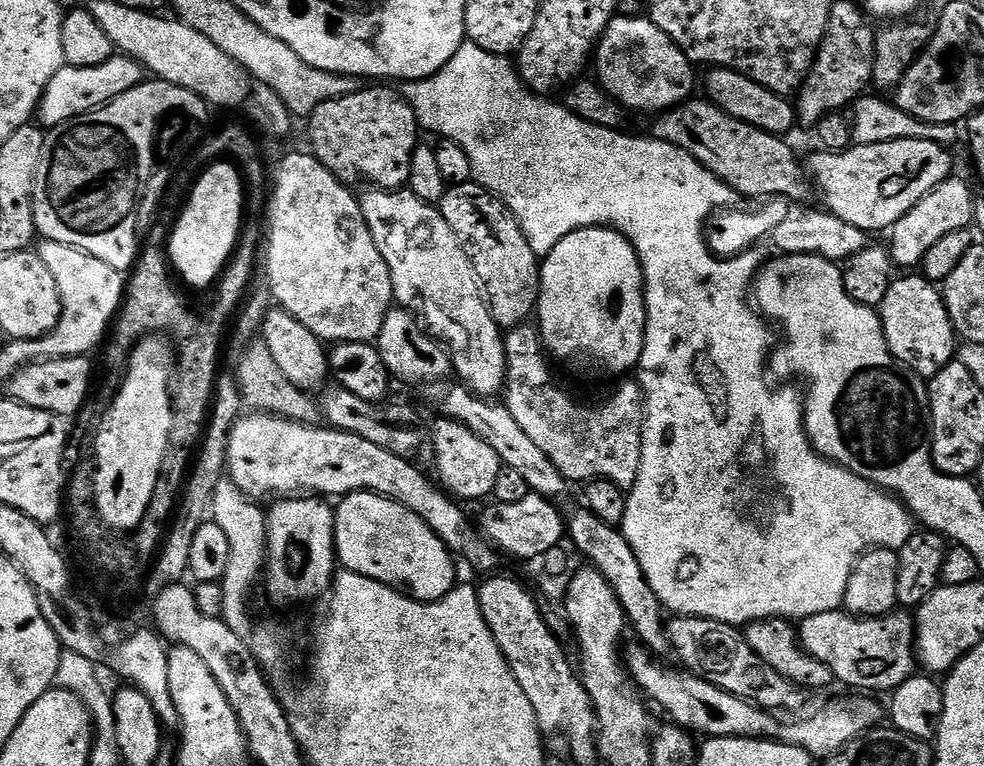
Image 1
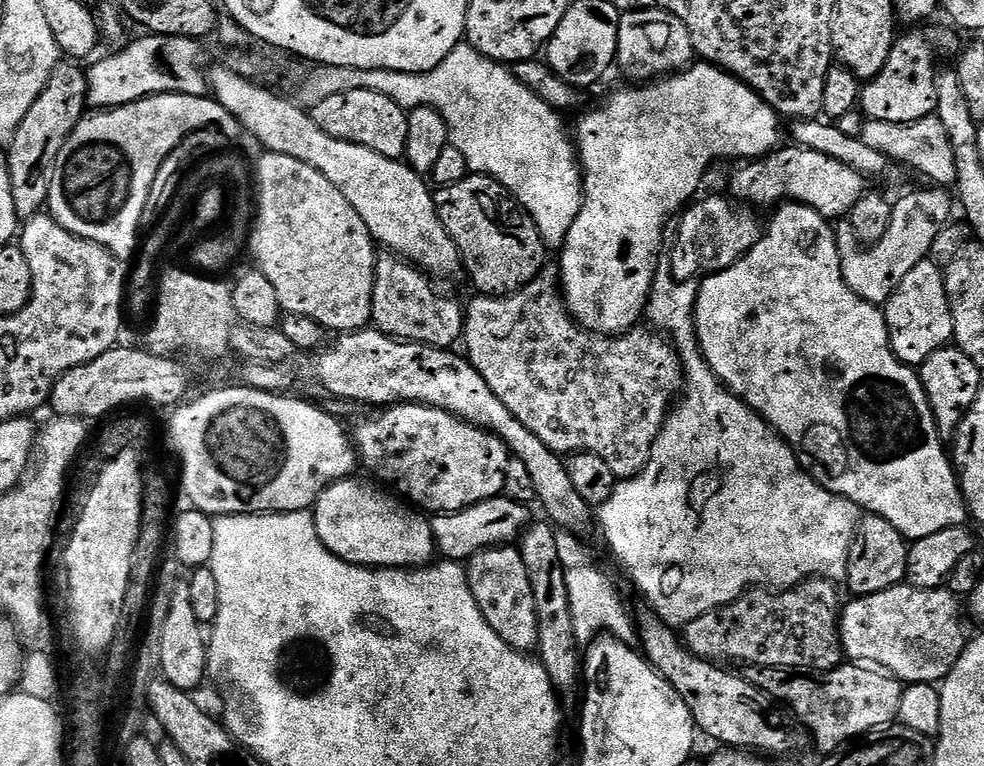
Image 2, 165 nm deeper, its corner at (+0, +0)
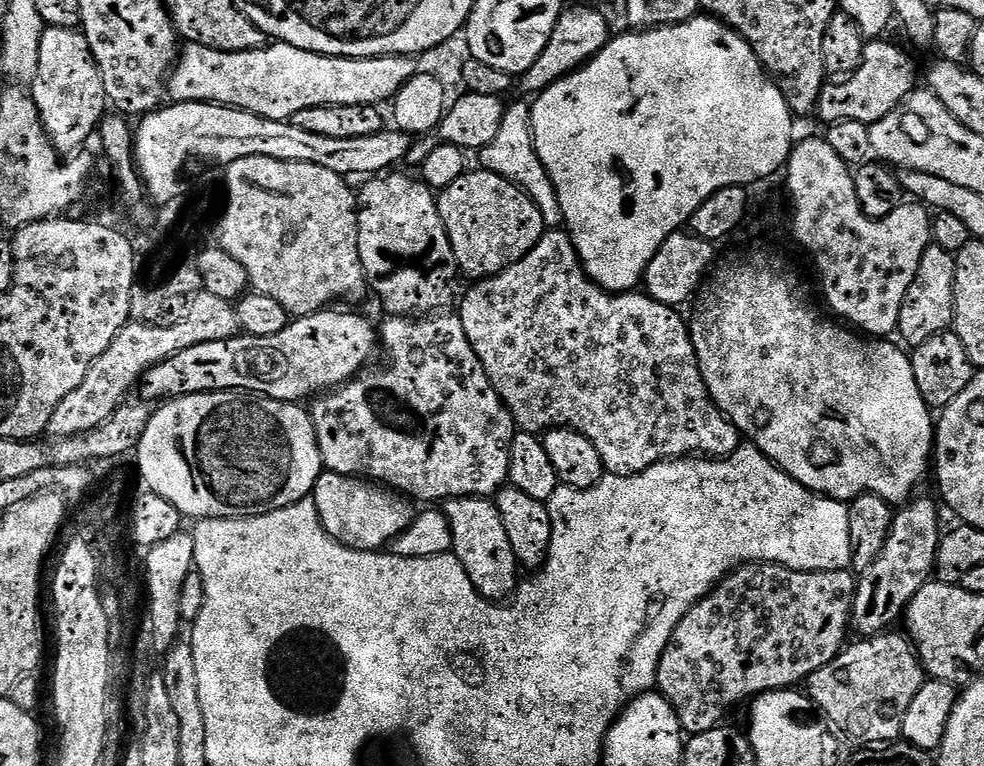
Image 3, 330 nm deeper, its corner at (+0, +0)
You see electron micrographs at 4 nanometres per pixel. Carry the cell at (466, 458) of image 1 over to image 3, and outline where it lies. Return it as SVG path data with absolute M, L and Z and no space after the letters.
M441 310L435 314L429 314L426 316L388 316L385 319L385 324L382 323L378 328L378 336L382 341L382 352L388 355L388 361L385 364L375 366L369 366L360 373L359 376L348 381L347 384L335 389L329 390L313 399L310 404L310 415L312 417L312 425L316 431L316 437L318 438L318 450L322 454L322 462L324 463L325 469L334 474L342 474L343 476L354 476L357 478L367 478L372 482L379 482L381 485L387 486L409 498L413 501L419 502L419 500L440 500L439 502L447 502L449 500L457 500L459 496L483 496L485 498L491 497L493 494L500 491L501 488L505 487L508 479L508 467L510 466L510 442L515 438L517 434L517 426L512 421L512 415L510 410L502 402L502 398L498 394L498 390L494 390L494 386L490 382L490 378L486 374L486 370L482 366L482 362L478 358L478 354L474 354L474 346L470 346L470 338L466 338L466 329L462 327L462 318L452 310Z

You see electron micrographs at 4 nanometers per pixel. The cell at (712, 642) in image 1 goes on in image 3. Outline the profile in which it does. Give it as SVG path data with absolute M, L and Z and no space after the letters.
M892 635L870 636L857 639L857 644L849 643L826 666L814 670L814 674L810 674L806 681L806 694L819 711L821 708L825 712L823 715L827 723L839 729L845 737L853 736L864 744L880 744L883 740L901 739L906 710L910 710L914 694L922 690L926 679L924 665L920 662L920 655L916 653L916 645L907 635Z

